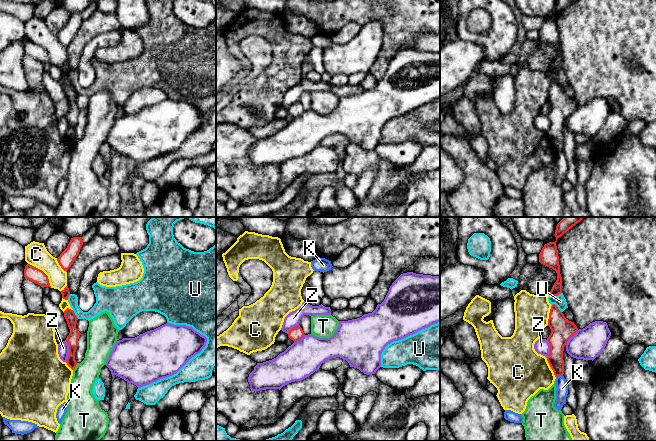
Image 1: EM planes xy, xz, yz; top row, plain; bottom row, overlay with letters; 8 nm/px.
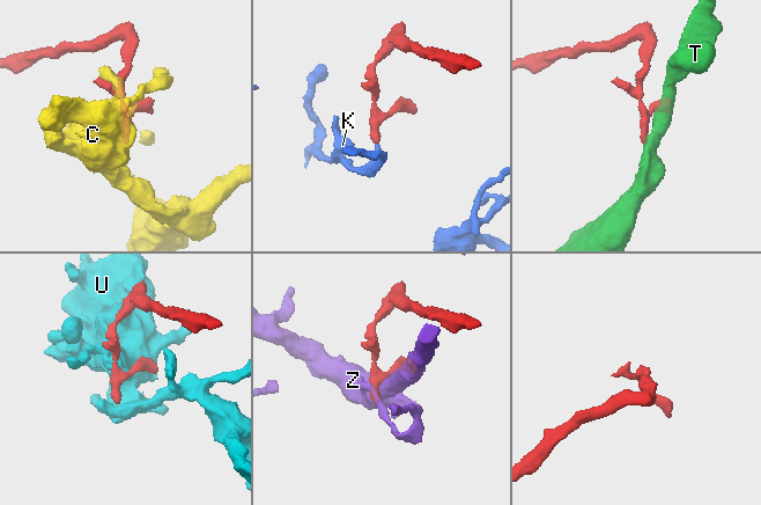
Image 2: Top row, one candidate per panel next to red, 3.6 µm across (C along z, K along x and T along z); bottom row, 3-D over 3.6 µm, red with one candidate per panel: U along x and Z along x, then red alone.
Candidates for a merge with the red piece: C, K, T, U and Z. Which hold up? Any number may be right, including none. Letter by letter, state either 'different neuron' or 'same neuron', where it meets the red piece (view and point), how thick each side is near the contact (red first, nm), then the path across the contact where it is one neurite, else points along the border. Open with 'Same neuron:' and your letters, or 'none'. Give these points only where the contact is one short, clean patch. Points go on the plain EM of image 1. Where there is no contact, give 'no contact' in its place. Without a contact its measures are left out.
Same neuron: none
C: different neuron | xy (43, 48) | 120/190 nm
K: different neuron | yz (559, 151) | 130/100 nm | along yz (562, 151), (556, 153)
T: different neuron | xy (75, 142) | 100/200 nm | along xy (77, 139), (73, 146)
U: different neuron | yz (555, 71) | 80/90 nm | along yz (561, 68), (557, 71), (549, 71)
Z: different neuron | xy (69, 127) | 100/100 nm

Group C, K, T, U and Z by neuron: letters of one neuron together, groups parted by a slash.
C / K / T / U / Z

